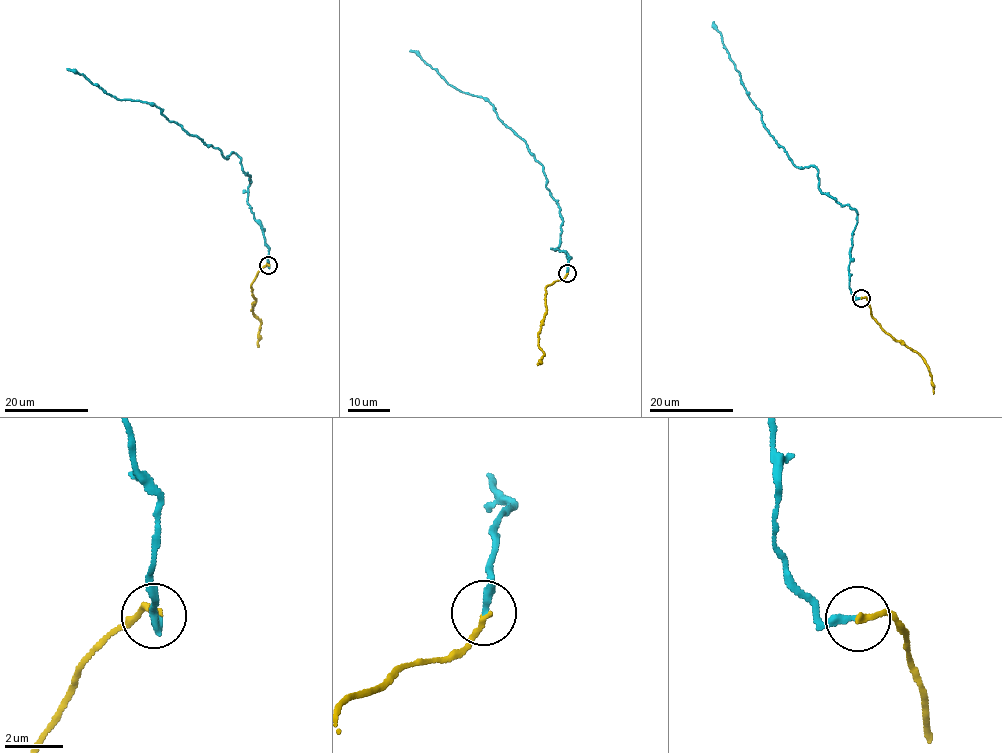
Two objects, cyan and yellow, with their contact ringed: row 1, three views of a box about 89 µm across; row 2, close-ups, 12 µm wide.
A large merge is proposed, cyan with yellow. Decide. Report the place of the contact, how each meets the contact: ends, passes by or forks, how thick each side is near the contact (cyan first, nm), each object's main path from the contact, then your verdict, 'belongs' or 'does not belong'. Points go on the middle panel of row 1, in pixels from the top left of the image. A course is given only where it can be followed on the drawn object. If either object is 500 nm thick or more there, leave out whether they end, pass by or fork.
at (567, 273); cyan ends there; yellow ends there; 280 nm thick on the cyan side, 200 nm on the other; cyan runs (567, 273), (571, 257), (554, 249), (562, 220), (542, 166), (494, 106), (453, 87), (409, 51); yellow runs (567, 273), (561, 280), (545, 287), (546, 313), (538, 344), (543, 353), (538, 365); belongs

